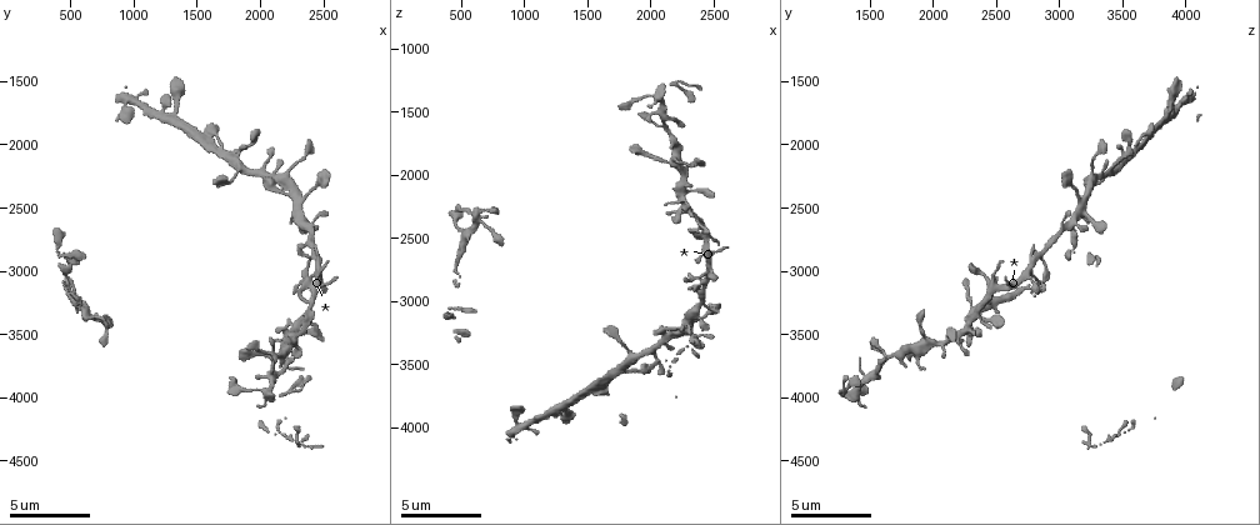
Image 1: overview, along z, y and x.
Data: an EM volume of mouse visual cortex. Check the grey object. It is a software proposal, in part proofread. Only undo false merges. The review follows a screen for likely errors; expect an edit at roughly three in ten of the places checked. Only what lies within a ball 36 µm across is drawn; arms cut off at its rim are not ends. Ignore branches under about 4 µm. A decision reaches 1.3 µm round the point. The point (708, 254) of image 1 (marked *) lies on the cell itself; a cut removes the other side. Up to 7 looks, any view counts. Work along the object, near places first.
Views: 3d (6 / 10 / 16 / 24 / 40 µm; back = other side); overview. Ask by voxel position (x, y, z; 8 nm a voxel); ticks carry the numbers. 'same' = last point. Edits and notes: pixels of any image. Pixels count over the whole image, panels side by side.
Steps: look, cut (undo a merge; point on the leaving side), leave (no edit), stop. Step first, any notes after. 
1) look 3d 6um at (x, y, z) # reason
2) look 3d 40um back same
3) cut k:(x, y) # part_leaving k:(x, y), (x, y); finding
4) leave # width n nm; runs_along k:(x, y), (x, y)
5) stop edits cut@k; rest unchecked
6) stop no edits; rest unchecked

look 3d 6um at (2400, 2660, 3020) # three-way junction

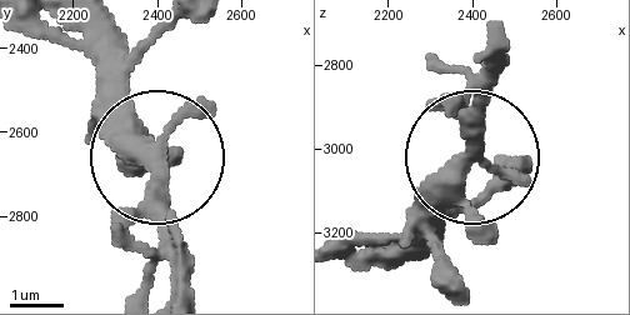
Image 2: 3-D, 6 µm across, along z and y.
look 3d 6um back at (2395, 2660, 3020)

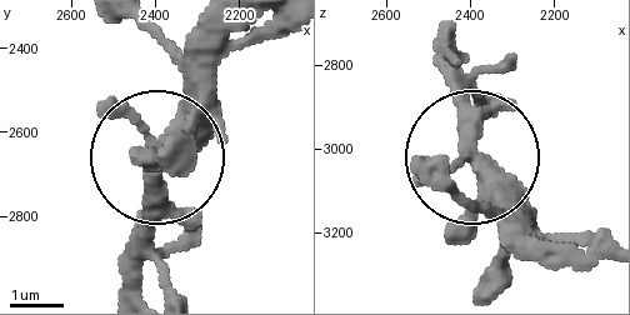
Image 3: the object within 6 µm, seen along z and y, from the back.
leave # width 300 nm; one cell here

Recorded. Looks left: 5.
look 3d 10um at (2160, 3660, 1900) # four arms meet

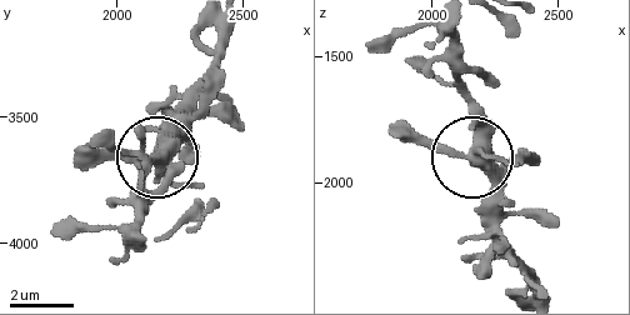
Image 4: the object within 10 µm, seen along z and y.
look 3d 6um same

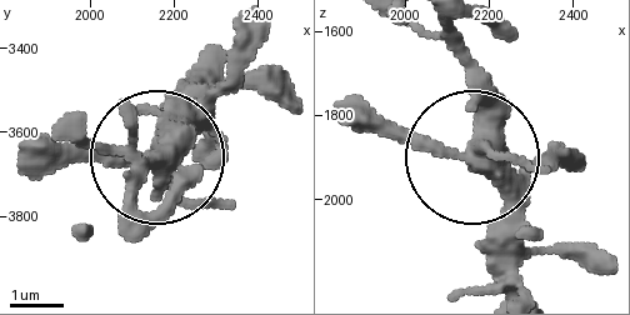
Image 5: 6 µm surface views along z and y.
leave # arms 4; one cell here

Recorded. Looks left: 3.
look 3d 10um at (1820, 2200, 3420) # three-way junction

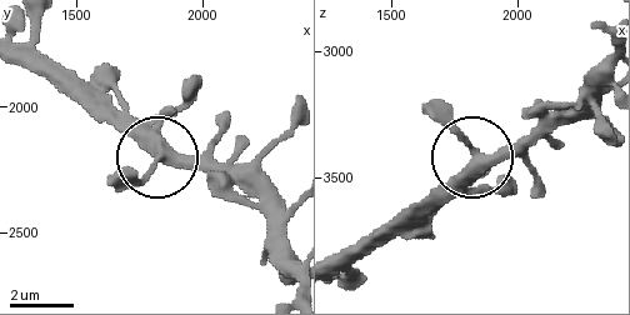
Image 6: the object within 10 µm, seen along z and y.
leave # arms 3; runs_along 6:(290, 254), (226, 181), (194, 163), (154, 155), (108, 111); one cell here

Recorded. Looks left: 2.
stop no edits; rest unchecked

